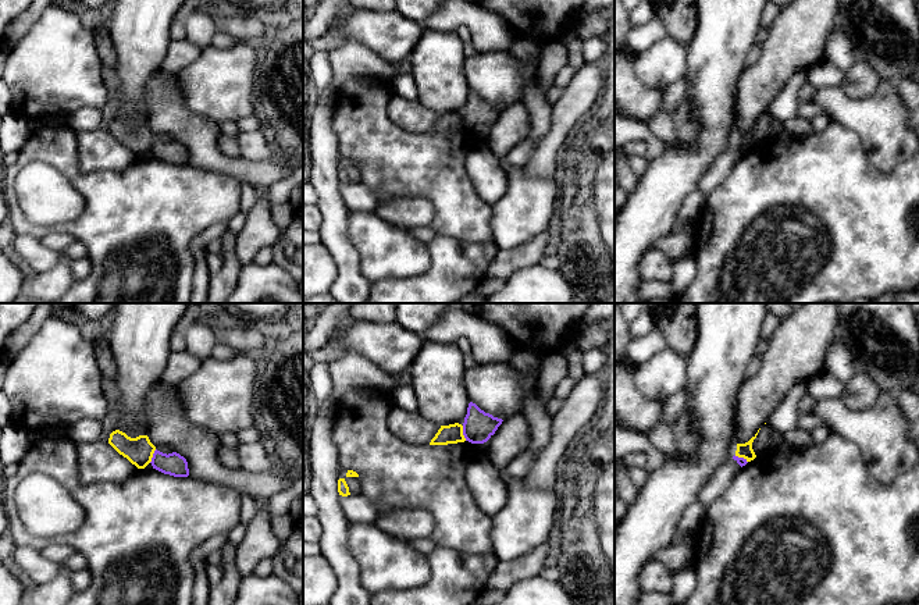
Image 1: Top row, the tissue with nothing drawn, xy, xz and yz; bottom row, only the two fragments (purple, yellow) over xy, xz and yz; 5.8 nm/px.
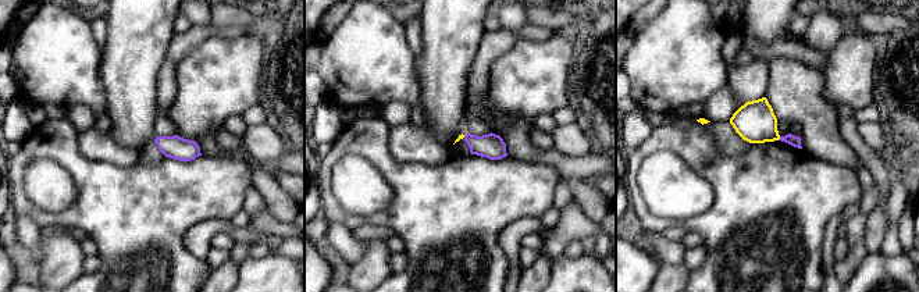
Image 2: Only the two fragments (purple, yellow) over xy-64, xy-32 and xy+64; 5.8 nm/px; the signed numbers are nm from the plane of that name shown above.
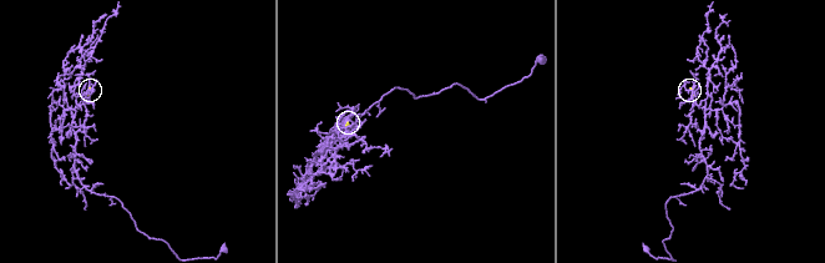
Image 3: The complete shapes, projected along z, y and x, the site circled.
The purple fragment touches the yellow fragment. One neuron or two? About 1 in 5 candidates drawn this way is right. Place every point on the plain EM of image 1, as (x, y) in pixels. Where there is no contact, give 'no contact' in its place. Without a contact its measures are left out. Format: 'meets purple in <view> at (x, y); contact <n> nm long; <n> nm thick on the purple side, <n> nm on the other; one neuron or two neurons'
meets purple in xz at (463, 121); contact 90 nm long; 180 nm thick on the purple side, 110 nm on the other; two neurons

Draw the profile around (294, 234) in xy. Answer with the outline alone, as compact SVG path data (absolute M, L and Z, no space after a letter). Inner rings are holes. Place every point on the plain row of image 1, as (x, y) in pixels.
M303 204L295 209L293 220L284 235L296 249L303 248Z

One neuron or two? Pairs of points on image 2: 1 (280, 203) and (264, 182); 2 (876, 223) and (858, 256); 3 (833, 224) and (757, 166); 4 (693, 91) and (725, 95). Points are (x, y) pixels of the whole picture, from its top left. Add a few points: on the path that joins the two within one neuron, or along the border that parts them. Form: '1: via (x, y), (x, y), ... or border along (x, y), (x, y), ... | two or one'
1: via (275, 198), (269, 188) | one
2: border along (866, 216), (865, 248), (869, 252) | two
3: border along (843, 212), (837, 213), (827, 223), (822, 253) | two
4: border along (727, 82), (702, 102) | two

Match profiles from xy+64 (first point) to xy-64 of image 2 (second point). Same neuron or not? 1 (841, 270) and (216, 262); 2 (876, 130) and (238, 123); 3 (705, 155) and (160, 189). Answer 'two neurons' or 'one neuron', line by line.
1: two neurons
2: two neurons
3: one neuron

